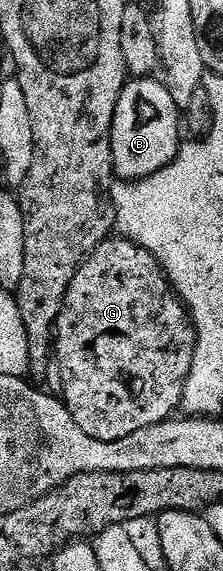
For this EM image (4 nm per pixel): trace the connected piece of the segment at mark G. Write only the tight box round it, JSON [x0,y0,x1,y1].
[55,237,197,441]

